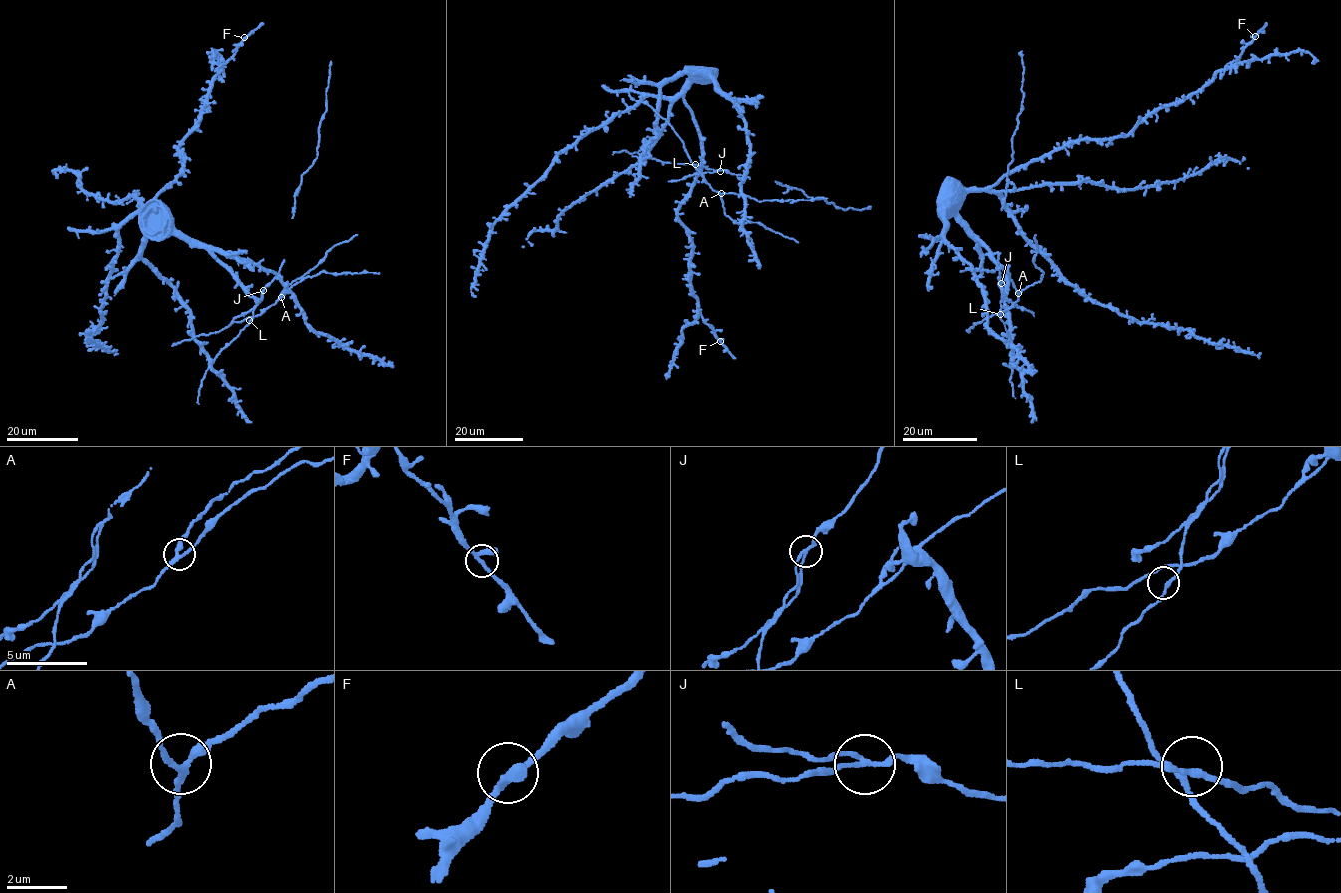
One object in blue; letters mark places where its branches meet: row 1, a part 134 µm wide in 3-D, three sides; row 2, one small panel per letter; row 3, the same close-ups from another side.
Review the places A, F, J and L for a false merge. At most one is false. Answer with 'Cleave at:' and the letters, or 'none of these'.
Cleave at: J

